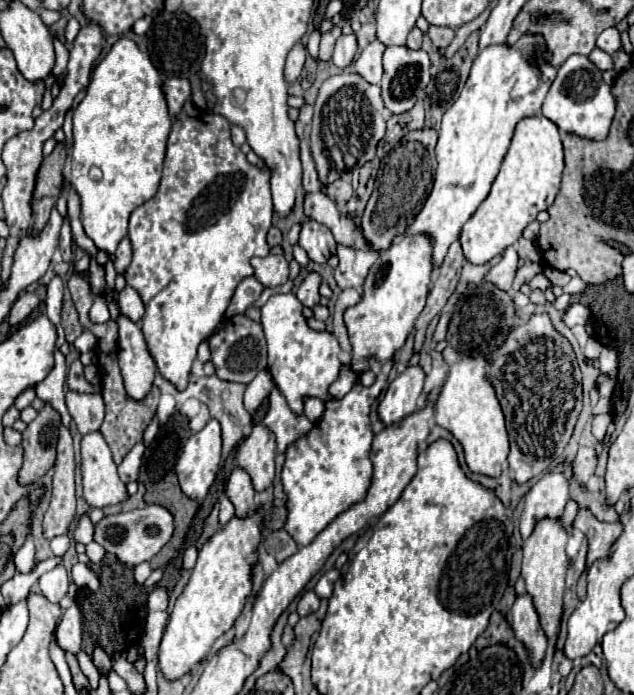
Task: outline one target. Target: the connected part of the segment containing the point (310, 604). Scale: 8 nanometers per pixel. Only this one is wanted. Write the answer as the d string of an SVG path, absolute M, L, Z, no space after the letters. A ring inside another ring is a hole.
M313 590L305 591L298 602L297 613L301 617L305 617L305 615L317 611L320 607L320 602L321 600Z

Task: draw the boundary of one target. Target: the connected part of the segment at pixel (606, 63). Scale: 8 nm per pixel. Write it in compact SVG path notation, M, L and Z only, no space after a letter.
M595 47L587 57L589 57L589 61L591 61L593 65L597 65L601 71L613 69L613 59L611 59L611 55L605 53L605 51L601 51L599 47Z

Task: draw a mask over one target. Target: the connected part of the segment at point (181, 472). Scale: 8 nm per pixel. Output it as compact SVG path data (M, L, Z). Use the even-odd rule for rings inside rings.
M211 419L199 433L193 433L189 437L175 465L179 487L187 497L199 503L205 499L219 471L219 457L221 427L215 419Z

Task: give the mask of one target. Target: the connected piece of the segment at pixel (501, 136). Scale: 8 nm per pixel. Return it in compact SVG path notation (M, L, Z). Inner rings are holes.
M525 33L515 45L501 43L481 49L459 99L445 111L435 149L437 171L433 191L407 231L413 235L431 233L435 241L435 265L443 261L449 241L457 241L461 227L489 195L491 183L509 149L515 125L523 117L541 113L543 99L557 75L557 67L547 61L545 51L545 39L537 33Z

